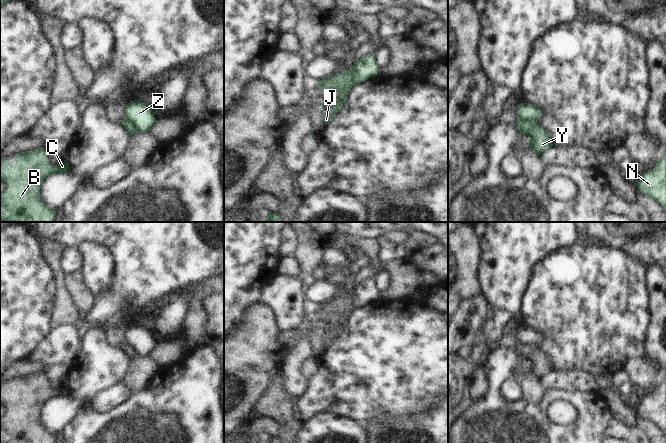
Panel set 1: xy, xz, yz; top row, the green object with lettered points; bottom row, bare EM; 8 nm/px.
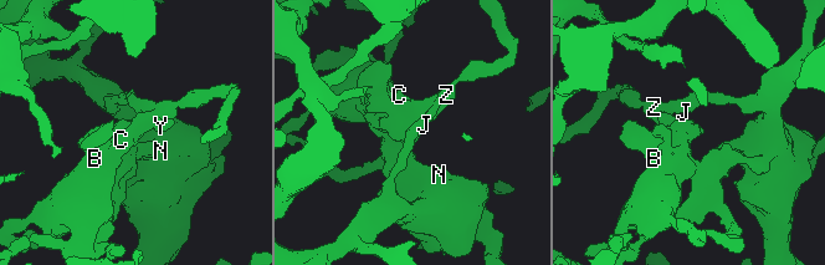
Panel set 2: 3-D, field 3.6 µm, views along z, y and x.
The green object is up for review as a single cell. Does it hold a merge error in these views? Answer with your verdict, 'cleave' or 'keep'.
cleave

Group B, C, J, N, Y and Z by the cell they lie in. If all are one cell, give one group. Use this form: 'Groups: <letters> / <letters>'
Groups: B C Y / J N Z

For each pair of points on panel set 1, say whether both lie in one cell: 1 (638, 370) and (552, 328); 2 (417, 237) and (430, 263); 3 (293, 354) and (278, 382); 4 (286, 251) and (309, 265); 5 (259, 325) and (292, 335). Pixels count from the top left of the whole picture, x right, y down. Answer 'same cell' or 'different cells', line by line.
1: different cells
2: same cell
3: different cells
4: different cells
5: different cells

